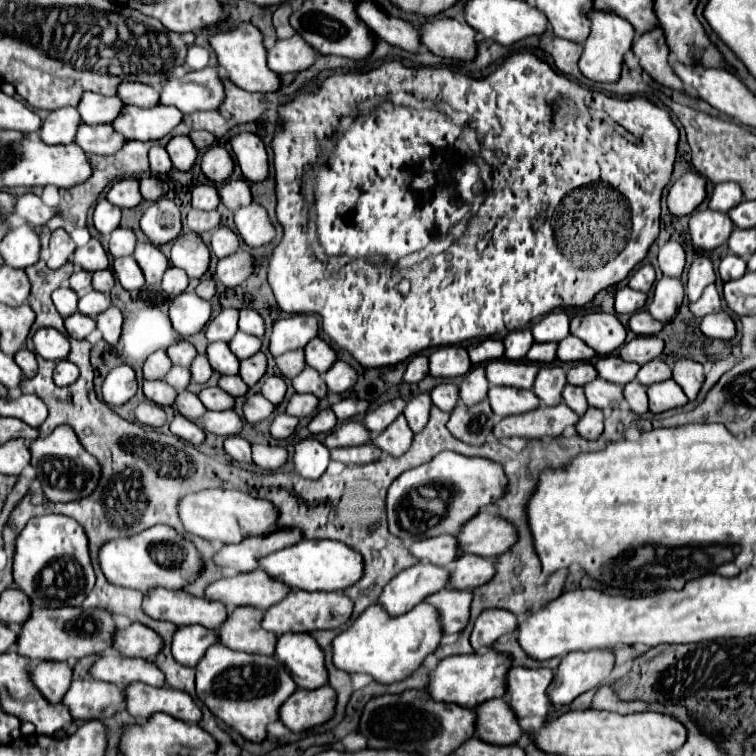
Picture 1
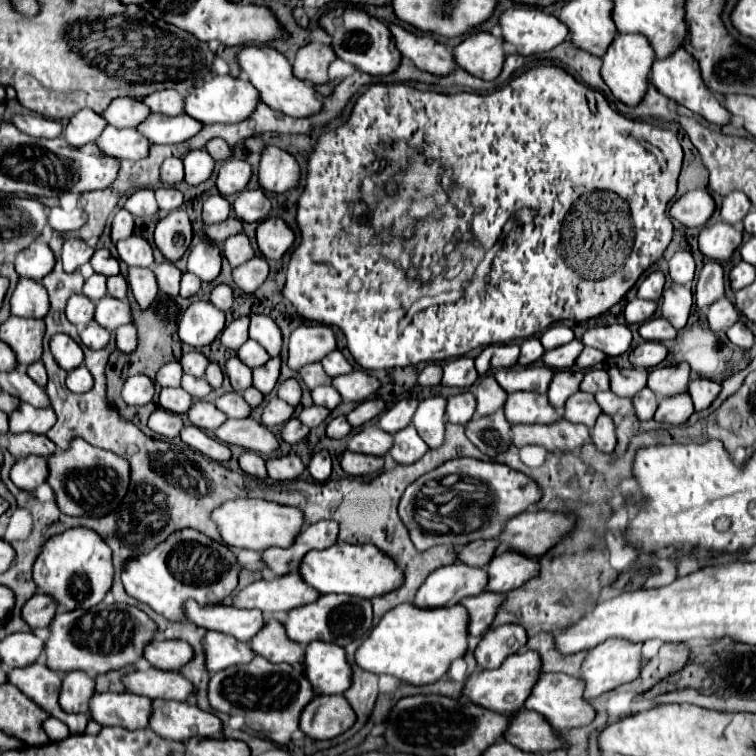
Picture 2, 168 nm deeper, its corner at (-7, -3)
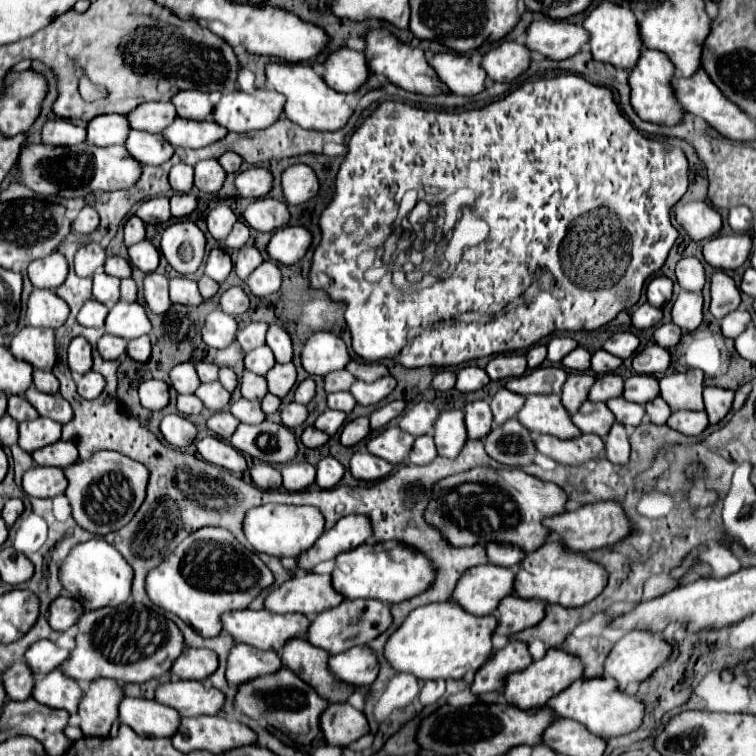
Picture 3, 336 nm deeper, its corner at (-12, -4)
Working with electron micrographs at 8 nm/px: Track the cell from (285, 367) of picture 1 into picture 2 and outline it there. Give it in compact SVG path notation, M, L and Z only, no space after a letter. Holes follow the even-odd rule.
M309 363L309 365L305 365L305 367L301 367L299 369L299 377L303 379L303 383L311 389L311 387L317 387L317 385L323 385L323 383L327 383L327 375L325 375L325 371L323 371L323 367L321 367L321 363Z

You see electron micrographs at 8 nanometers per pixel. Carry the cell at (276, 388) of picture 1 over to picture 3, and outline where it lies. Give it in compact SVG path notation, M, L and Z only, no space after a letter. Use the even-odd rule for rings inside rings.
M306 378L304 382L298 384L296 388L296 394L294 394L294 402L298 404L308 404L316 394L316 382L312 378Z

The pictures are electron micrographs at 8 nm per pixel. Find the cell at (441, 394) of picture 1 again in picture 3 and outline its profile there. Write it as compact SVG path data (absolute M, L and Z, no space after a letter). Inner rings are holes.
M478 400L478 402L466 404L464 414L466 414L466 428L468 428L470 440L482 440L484 436L488 436L494 422L488 402Z

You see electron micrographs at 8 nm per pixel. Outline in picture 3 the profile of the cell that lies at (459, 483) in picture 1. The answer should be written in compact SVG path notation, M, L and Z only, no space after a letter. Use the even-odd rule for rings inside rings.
M484 466L440 480L426 508L426 520L454 546L508 542L520 546L528 554L546 544L550 530L542 522L550 516L564 514L566 500L568 496L556 484L538 480L520 468L492 470Z

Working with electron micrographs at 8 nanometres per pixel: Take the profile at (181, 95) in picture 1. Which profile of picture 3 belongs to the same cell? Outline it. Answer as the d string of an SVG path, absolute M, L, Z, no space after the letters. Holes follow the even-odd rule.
M258 88L252 94L234 90L222 96L212 112L212 118L230 132L264 130L280 120L284 102L284 96L268 88Z

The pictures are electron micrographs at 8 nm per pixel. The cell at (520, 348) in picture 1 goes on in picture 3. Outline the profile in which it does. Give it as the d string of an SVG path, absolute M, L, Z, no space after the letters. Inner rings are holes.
M544 344L532 346L532 348L526 352L526 360L528 360L528 368L538 368L538 366L546 360L546 346L544 346Z

